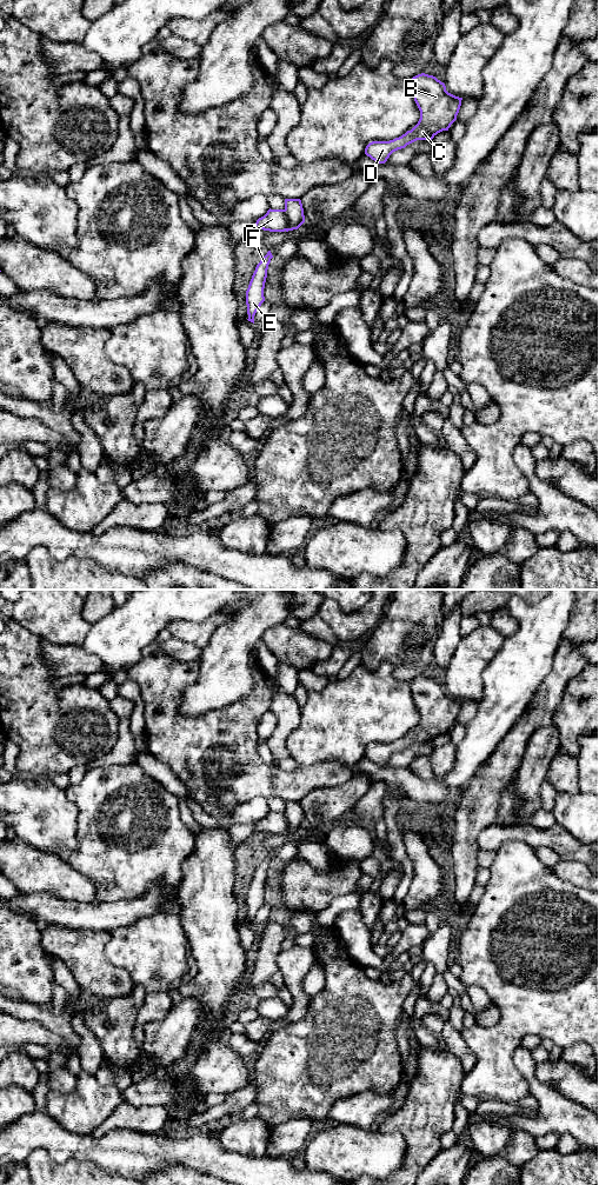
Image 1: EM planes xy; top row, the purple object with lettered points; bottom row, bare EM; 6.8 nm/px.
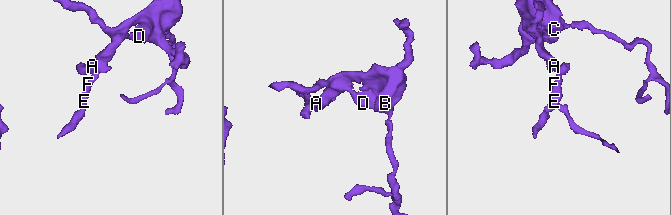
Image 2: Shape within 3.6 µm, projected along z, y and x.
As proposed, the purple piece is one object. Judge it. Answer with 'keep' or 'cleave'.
cleave

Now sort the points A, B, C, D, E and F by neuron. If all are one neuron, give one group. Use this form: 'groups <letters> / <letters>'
groups A / B C D E F

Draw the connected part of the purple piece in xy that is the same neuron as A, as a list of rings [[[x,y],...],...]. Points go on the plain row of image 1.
[[[268,812],[259,820],[253,832],[264,832],[269,834],[285,834],[288,831],[288,824],[285,812]]]

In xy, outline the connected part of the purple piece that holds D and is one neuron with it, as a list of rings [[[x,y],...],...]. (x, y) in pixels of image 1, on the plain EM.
[[[418,677],[411,683],[414,704],[420,713],[418,726],[399,740],[390,744],[372,744],[365,757],[385,766],[390,758],[417,743],[432,743],[438,735],[448,733],[457,723],[462,700],[446,693],[444,685],[433,678]]]

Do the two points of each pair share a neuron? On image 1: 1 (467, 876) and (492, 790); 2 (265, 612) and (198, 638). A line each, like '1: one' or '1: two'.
1: one
2: two

